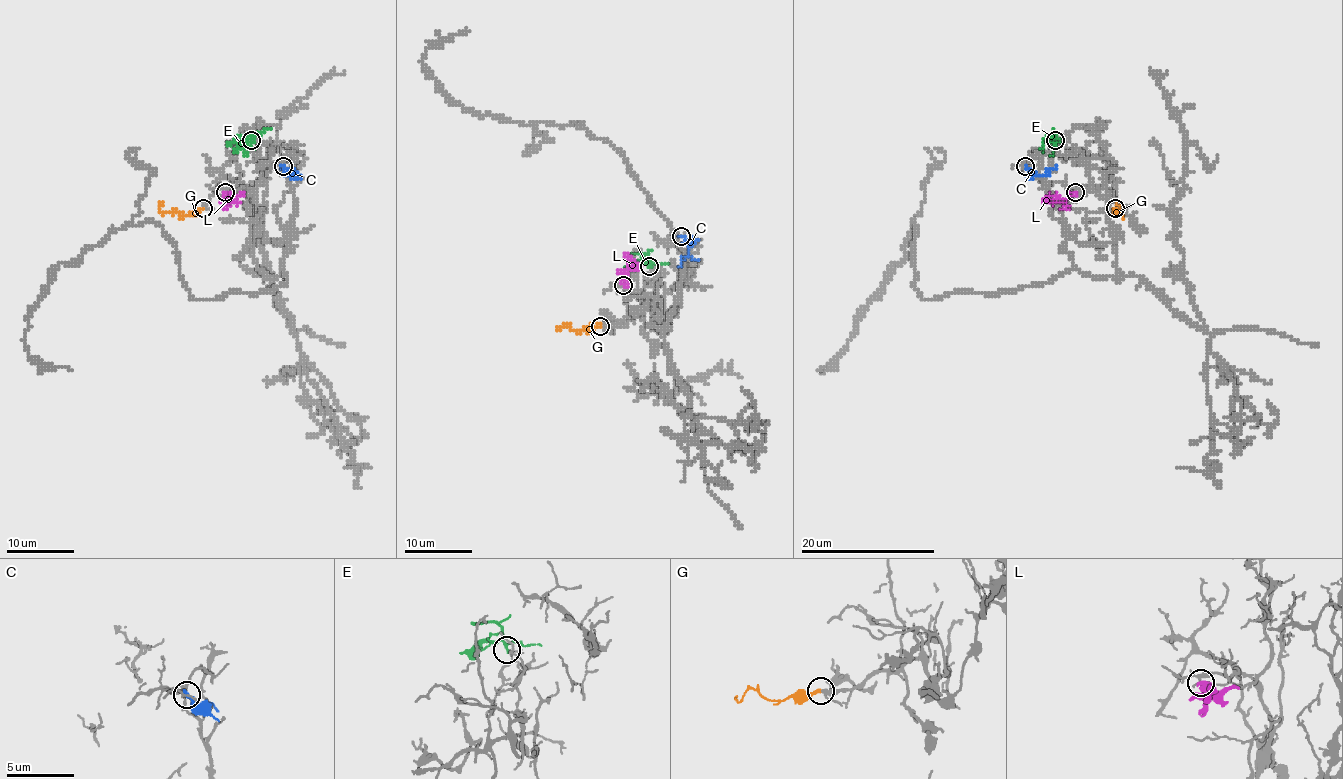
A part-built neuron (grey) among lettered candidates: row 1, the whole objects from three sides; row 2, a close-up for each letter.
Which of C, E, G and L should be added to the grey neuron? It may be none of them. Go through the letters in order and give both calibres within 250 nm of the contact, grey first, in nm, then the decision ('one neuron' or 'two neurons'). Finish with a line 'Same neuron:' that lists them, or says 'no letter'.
C: calibres 140 and 280 nm; two neurons
E: calibres 130 and 130 nm; two neurons
G: calibres 190 and 200 nm; one neuron
L: calibres 200 and 650 nm; two neurons
Same neuron: G

